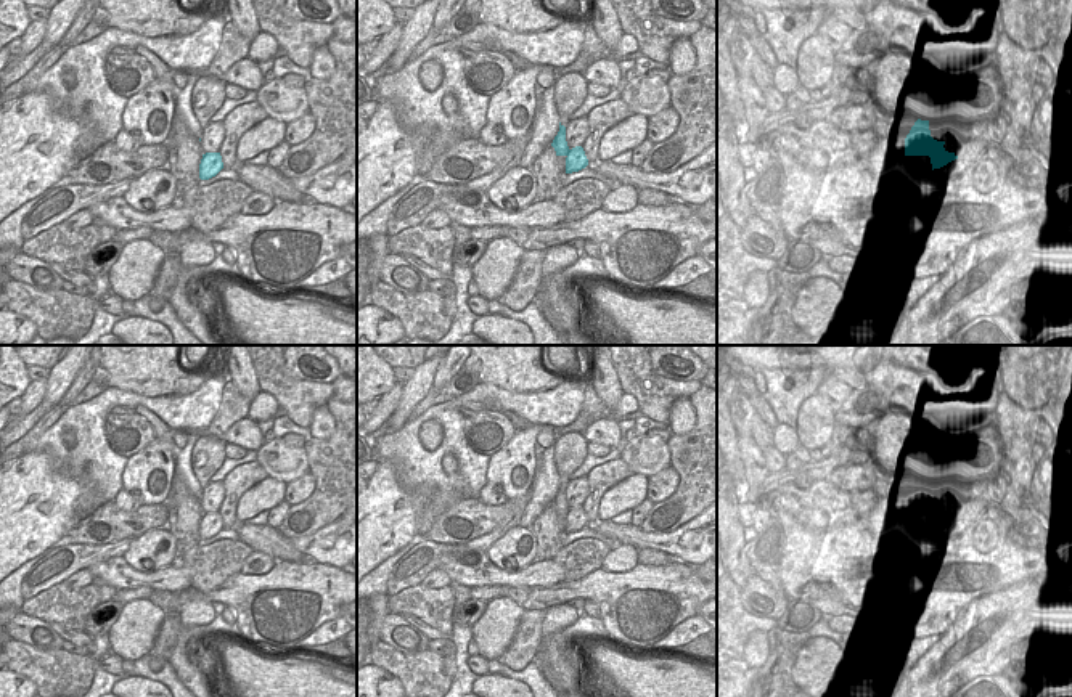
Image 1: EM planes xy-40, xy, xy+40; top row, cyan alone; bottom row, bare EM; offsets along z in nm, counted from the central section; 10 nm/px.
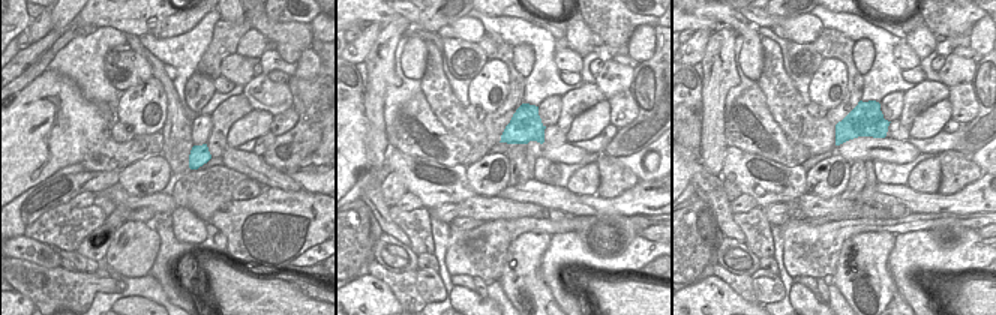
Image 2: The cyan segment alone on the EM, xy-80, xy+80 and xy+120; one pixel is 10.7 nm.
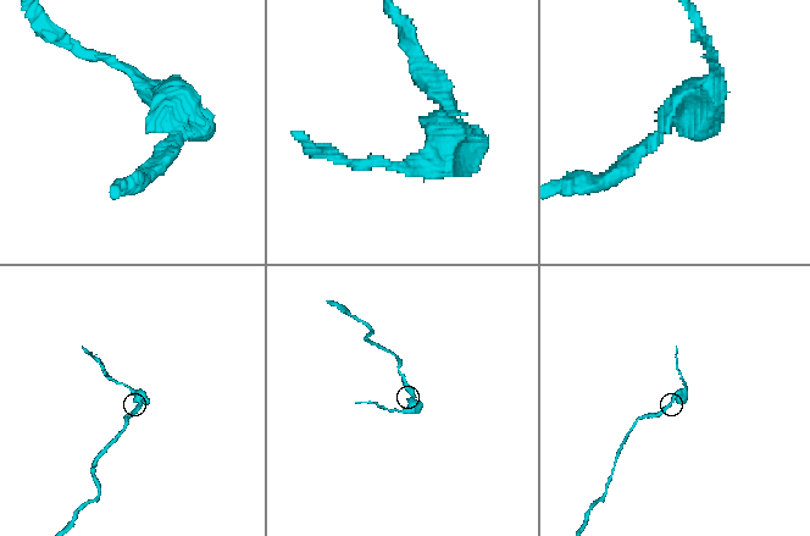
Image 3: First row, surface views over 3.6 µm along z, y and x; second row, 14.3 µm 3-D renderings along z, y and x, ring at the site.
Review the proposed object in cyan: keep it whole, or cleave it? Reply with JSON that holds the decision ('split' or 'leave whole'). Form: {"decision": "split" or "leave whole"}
{"decision": "split"}

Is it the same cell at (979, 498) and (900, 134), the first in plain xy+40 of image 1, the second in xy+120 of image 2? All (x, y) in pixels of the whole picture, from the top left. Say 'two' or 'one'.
two

